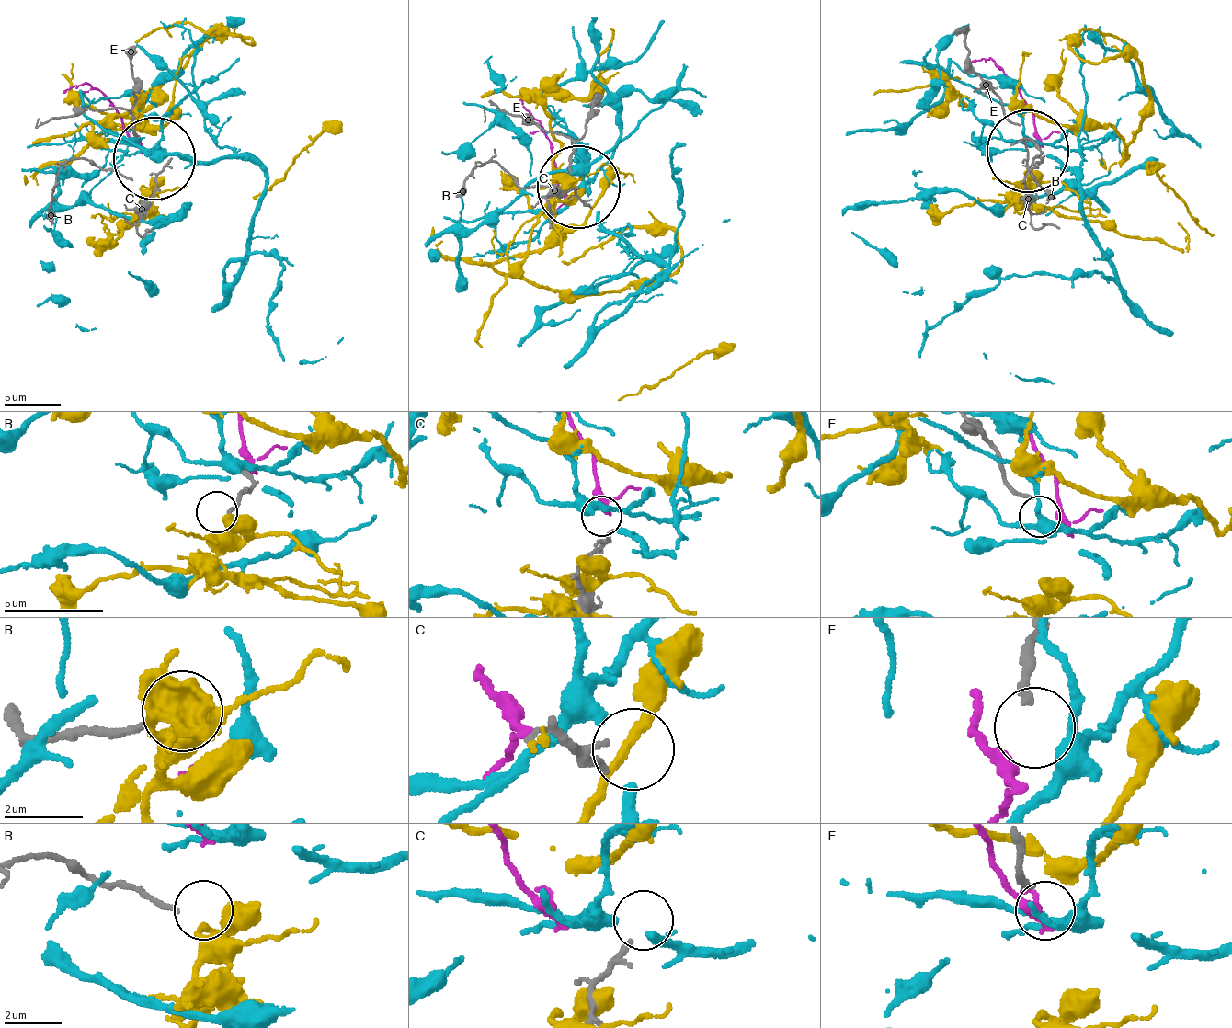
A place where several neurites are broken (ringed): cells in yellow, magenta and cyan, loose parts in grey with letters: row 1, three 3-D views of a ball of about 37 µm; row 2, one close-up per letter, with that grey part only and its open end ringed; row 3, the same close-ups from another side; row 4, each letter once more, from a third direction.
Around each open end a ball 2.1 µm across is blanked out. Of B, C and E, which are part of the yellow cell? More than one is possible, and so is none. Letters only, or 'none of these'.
none of these

